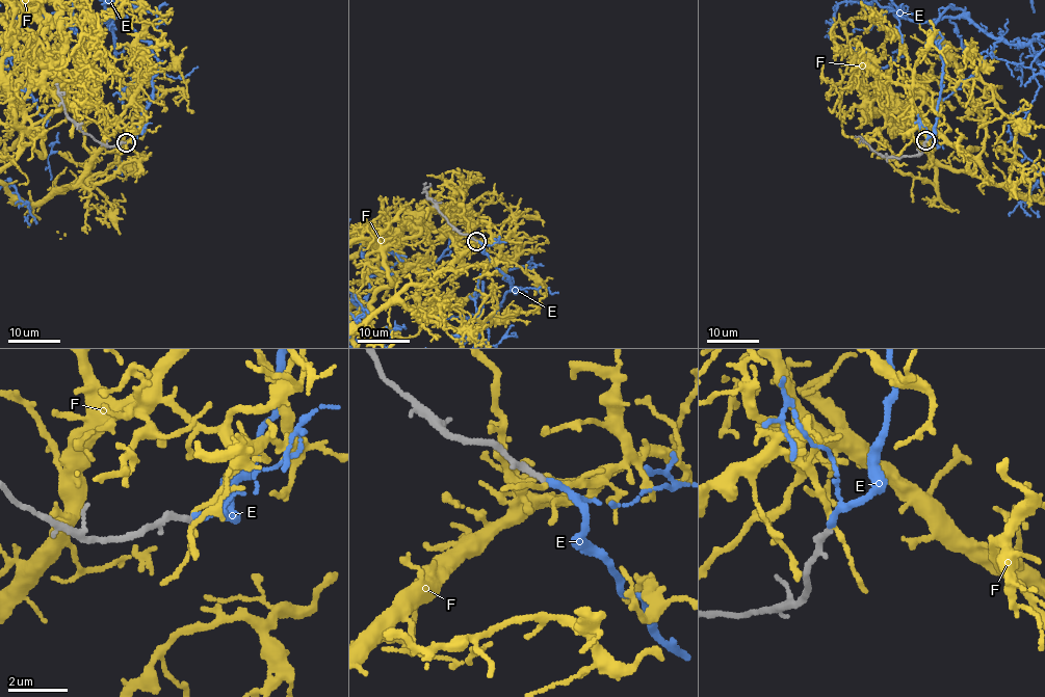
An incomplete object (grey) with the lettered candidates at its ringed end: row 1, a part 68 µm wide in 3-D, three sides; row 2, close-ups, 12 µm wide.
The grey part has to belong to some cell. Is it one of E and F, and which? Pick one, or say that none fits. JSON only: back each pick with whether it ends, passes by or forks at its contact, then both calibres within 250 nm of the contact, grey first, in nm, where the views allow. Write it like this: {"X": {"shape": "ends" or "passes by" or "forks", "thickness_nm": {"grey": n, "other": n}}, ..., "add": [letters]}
{"E": {"shape": "ends", "thickness_nm": {"grey": 240, "other": 240}}, "add": ["E"]}

